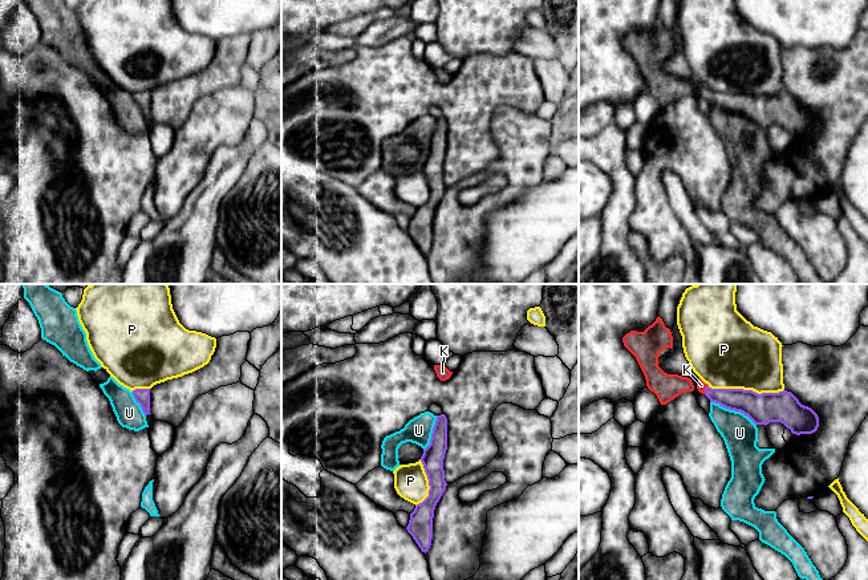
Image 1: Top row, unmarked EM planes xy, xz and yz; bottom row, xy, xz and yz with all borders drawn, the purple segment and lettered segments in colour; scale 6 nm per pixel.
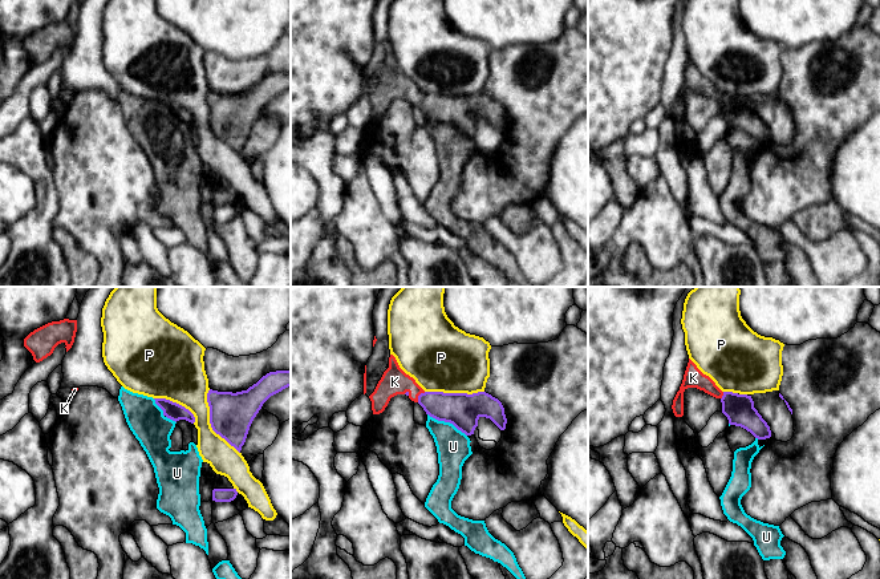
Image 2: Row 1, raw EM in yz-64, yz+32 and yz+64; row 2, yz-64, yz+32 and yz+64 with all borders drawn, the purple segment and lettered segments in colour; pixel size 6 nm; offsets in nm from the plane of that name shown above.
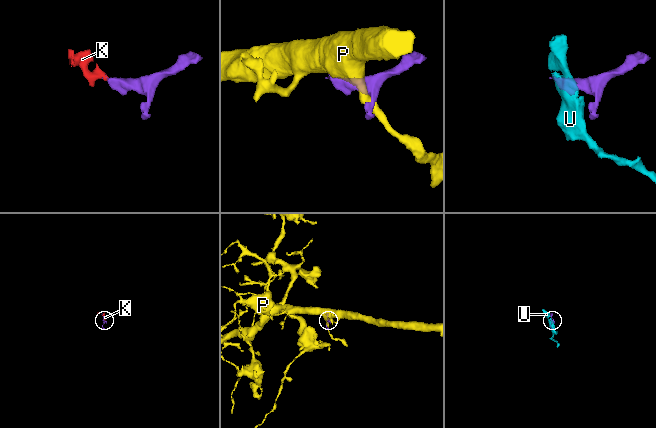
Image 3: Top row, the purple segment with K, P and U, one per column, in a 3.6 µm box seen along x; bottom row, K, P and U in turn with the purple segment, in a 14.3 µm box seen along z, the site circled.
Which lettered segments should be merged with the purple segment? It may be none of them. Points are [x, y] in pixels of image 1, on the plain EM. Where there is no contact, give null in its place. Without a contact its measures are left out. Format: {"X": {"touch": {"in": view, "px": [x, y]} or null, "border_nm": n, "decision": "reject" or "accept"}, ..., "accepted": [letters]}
{"K": {"touch": {"in": "yz", "px": [705, 92]}, "border_nm": 60, "decision": "accept"}, "P": {"touch": {"in": "yz", "px": [746, 93]}, "border_nm": 460, "decision": "reject"}, "U": {"touch": {"in": "yz", "px": [733, 112]}, "border_nm": 320, "decision": "reject"}, "accepted": ["K"]}

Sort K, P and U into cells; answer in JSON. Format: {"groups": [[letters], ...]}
{"groups": [["K"], ["P"], ["U"]]}

